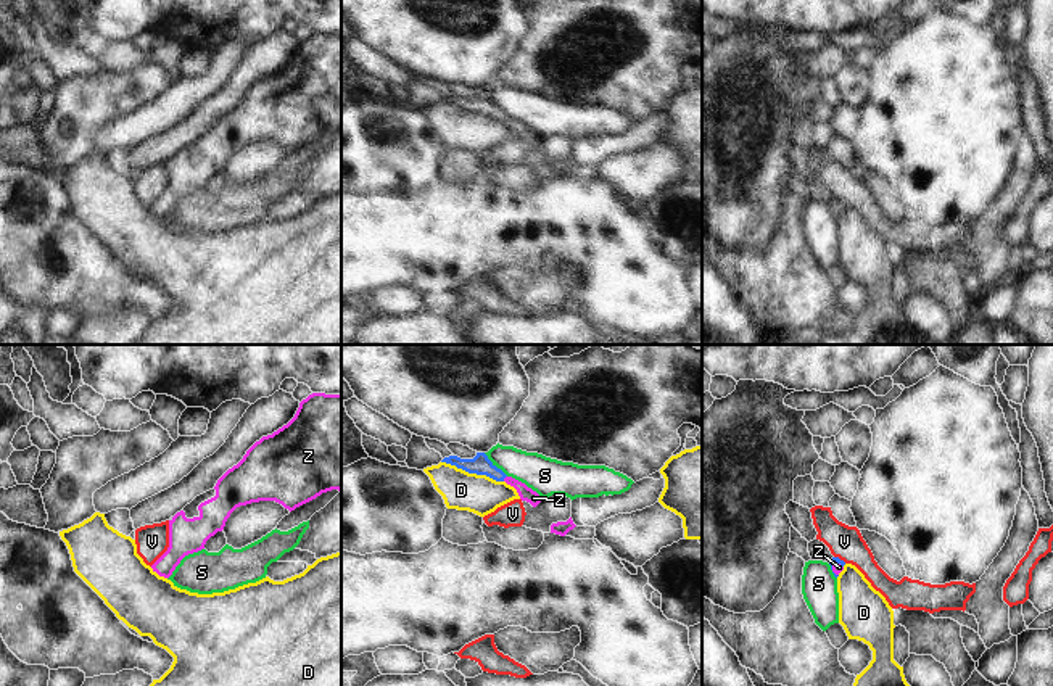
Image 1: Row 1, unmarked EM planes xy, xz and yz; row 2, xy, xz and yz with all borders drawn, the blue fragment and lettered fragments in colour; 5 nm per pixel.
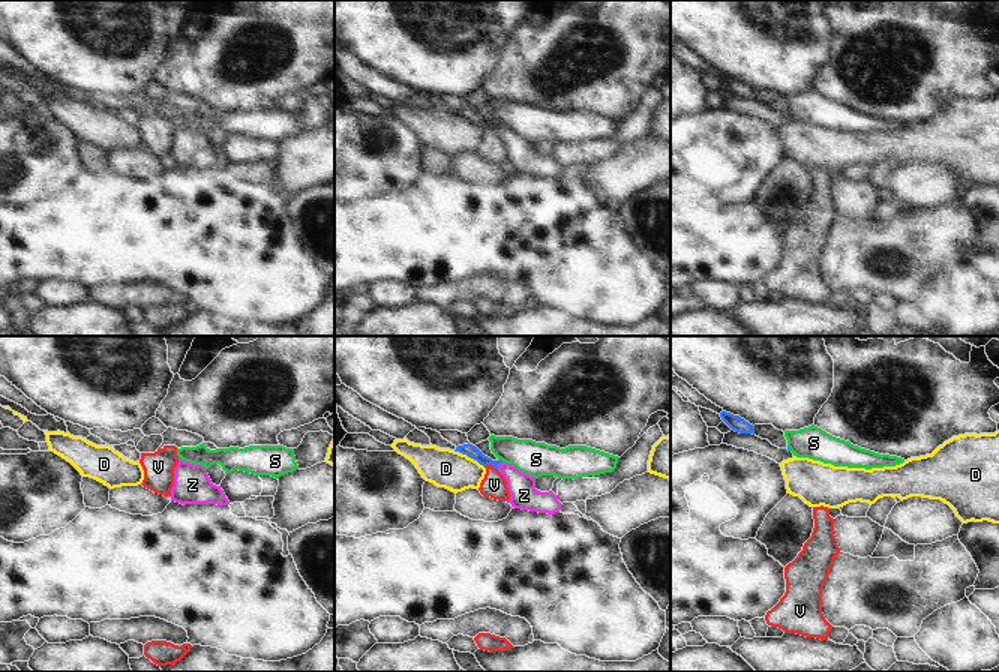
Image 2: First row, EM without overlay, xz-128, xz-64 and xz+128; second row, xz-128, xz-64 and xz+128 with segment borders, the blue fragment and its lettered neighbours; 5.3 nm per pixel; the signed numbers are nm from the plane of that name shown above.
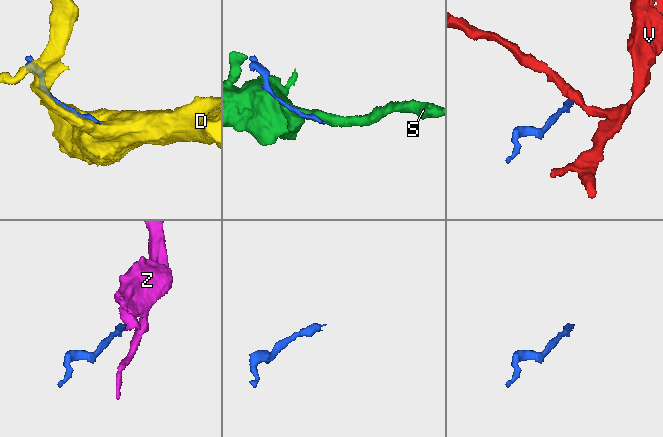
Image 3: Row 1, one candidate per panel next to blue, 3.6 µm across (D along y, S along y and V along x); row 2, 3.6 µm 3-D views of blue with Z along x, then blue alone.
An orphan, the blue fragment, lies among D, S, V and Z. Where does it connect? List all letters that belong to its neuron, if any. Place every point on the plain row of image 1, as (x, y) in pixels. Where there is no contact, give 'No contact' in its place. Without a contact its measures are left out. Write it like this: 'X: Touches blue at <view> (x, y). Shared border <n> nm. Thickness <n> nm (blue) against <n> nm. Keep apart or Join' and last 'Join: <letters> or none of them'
D: Touches blue at xz (472, 111). Shared border 320 nm. Thickness 100 nm (blue) against 190 nm. Keep apart
S: Touches blue at xz (495, 105). Shared border 170 nm. Thickness 100 nm (blue) against 180 nm. Keep apart
V: Touches blue at yz (839, 198). Shared border 70 nm. Thickness 30 nm (blue) against 170 nm. Keep apart
Z: Touches blue at xz (504, 116). Shared border 40 nm. Thickness 100 nm (blue) against 70 nm. Join
Join: Z

